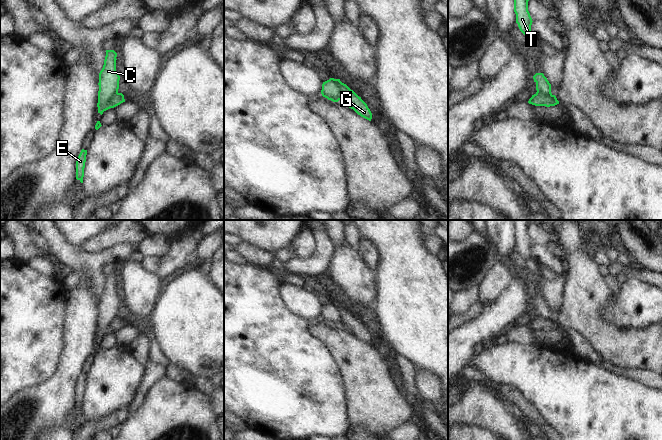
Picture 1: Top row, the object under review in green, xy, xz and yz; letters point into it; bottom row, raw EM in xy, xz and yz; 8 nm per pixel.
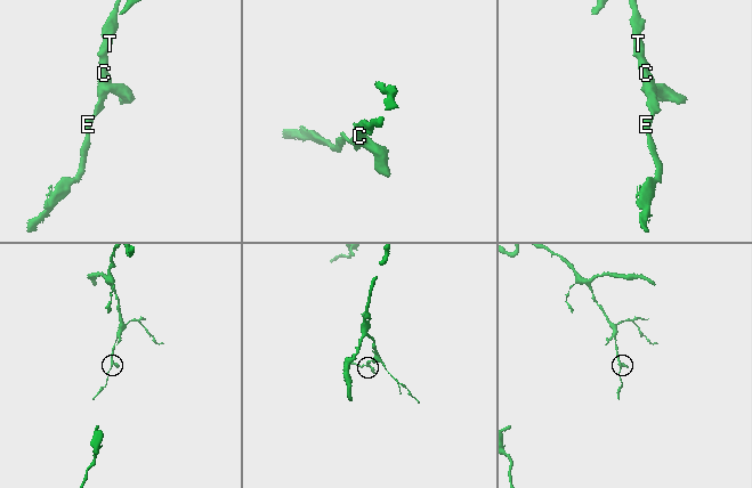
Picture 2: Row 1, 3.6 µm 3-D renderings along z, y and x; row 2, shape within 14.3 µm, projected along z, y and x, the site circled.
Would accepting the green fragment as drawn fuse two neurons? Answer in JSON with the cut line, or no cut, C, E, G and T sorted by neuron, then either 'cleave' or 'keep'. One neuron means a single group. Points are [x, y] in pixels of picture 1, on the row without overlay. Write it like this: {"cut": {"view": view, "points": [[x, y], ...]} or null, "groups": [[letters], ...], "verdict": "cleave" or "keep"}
{"cut": {"view": "xz", "points": [[335, 303], [341, 312], [342, 323]]}, "groups": [["C", "E", "T"], ["G"]], "verdict": "cleave"}

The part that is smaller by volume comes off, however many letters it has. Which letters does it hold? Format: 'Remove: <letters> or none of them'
Remove: G

